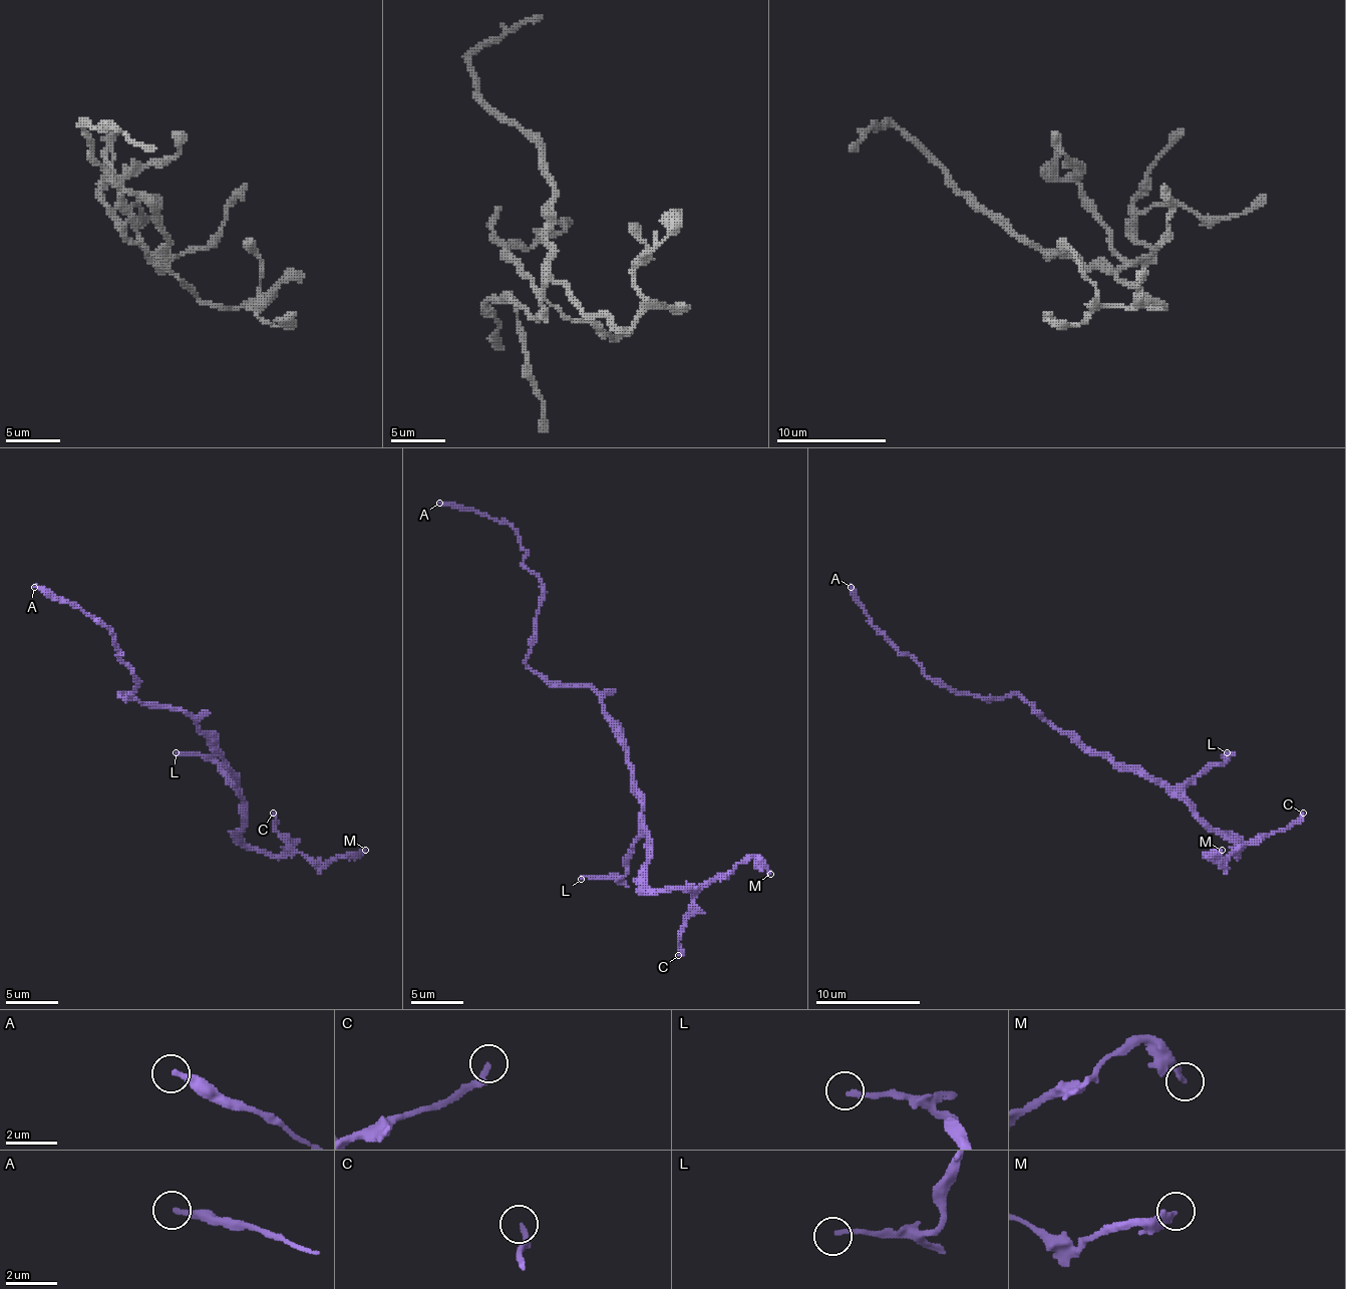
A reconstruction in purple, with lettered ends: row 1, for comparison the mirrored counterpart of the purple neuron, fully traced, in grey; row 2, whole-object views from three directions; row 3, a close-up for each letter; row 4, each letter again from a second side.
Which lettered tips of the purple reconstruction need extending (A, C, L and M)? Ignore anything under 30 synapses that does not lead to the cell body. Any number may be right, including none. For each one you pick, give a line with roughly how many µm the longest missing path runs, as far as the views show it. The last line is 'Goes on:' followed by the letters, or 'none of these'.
C: about 15 µm are missing
Goes on: C

